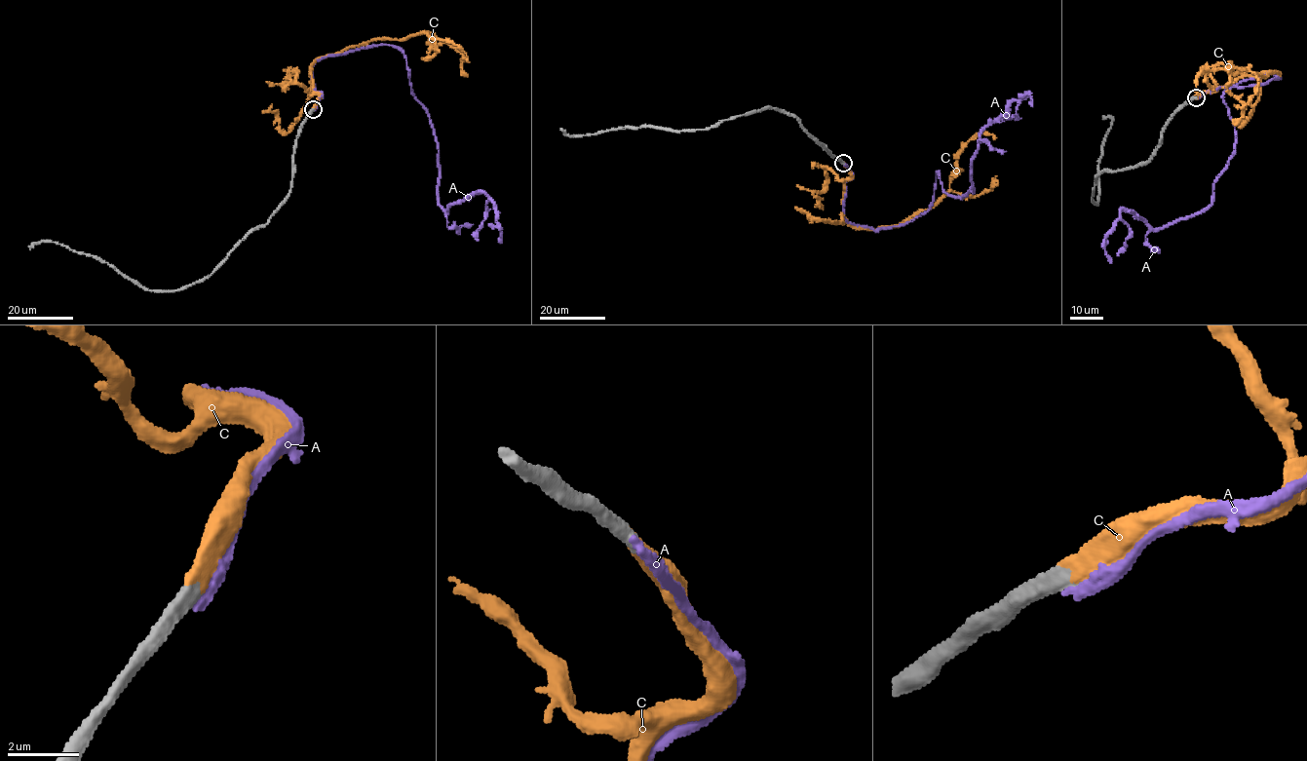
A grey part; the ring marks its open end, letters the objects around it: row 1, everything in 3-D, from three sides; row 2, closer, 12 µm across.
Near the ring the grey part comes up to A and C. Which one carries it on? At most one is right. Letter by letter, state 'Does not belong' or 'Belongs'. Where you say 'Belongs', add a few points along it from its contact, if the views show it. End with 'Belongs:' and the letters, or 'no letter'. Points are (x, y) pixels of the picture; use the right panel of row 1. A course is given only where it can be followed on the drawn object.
A: Does not belong
C: Belongs. Its course: (1196, 96), (1241, 77), (1280, 75), (1271, 72), (1266, 77), (1235, 67), (1210, 69), (1197, 77), (1195, 99)
Belongs: C

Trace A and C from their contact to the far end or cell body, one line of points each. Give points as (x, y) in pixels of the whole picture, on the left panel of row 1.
A: (313, 110), (317, 60), (402, 51), (432, 126), (439, 203), (444, 212), (476, 192), (489, 200), (478, 240)
C: (313, 108), (320, 96), (311, 76), (314, 62), (350, 46), (424, 32), (455, 44), (469, 62)

